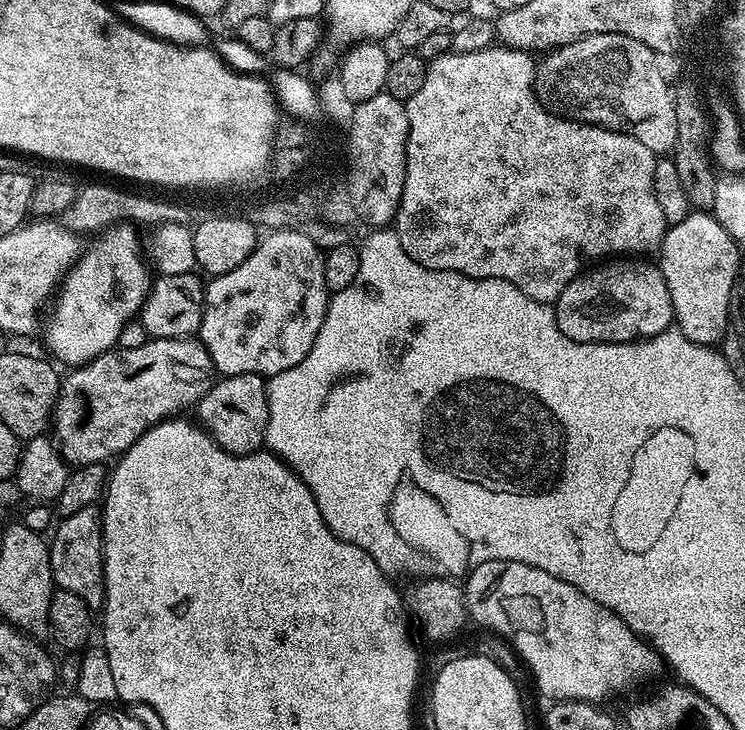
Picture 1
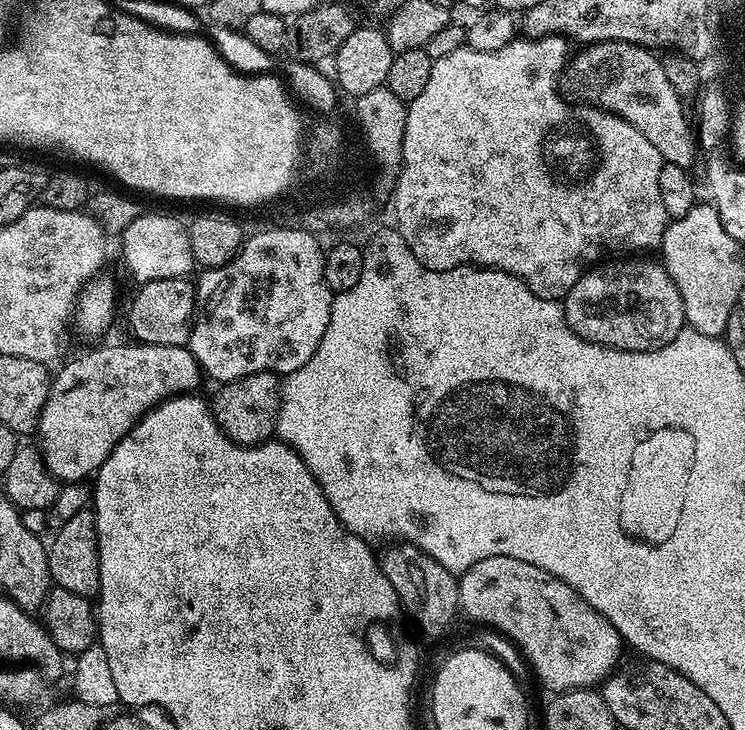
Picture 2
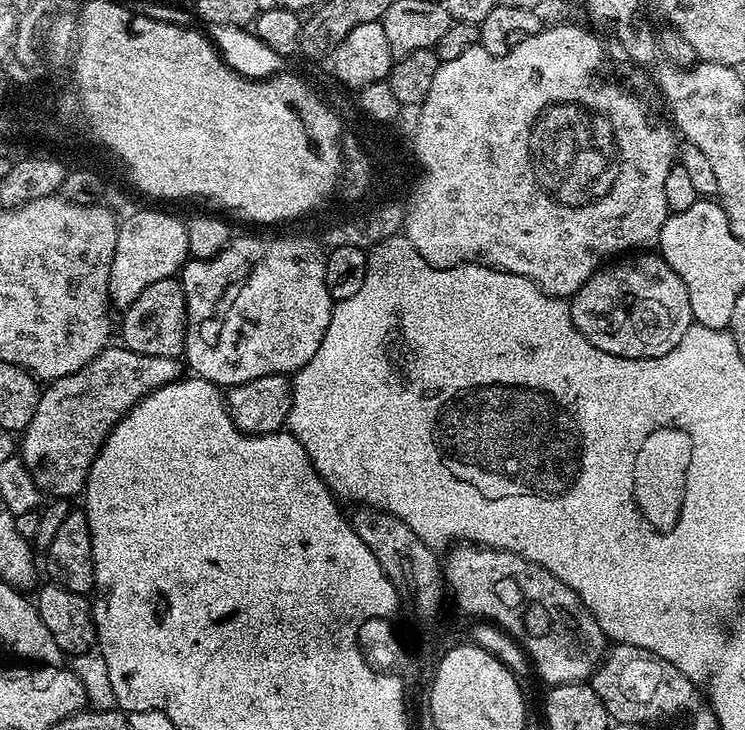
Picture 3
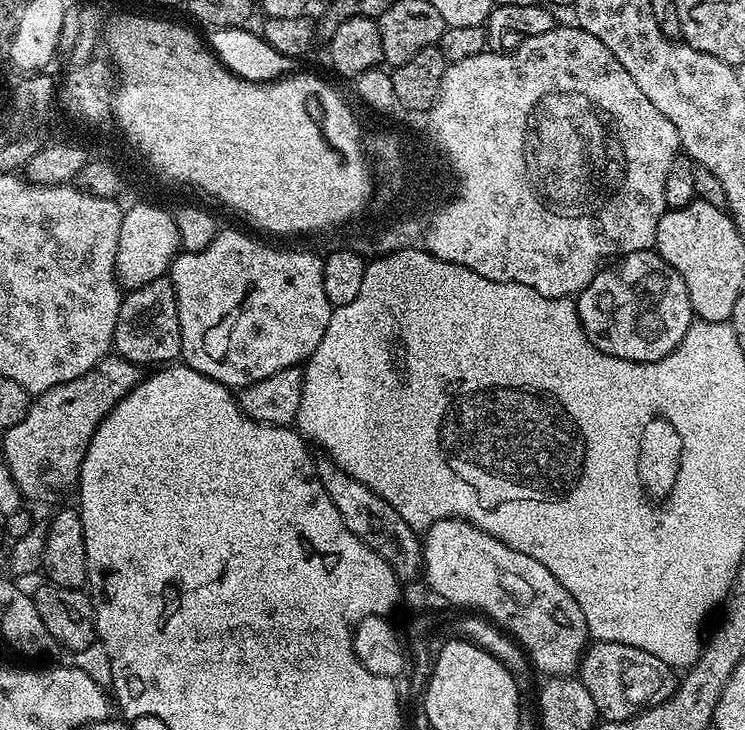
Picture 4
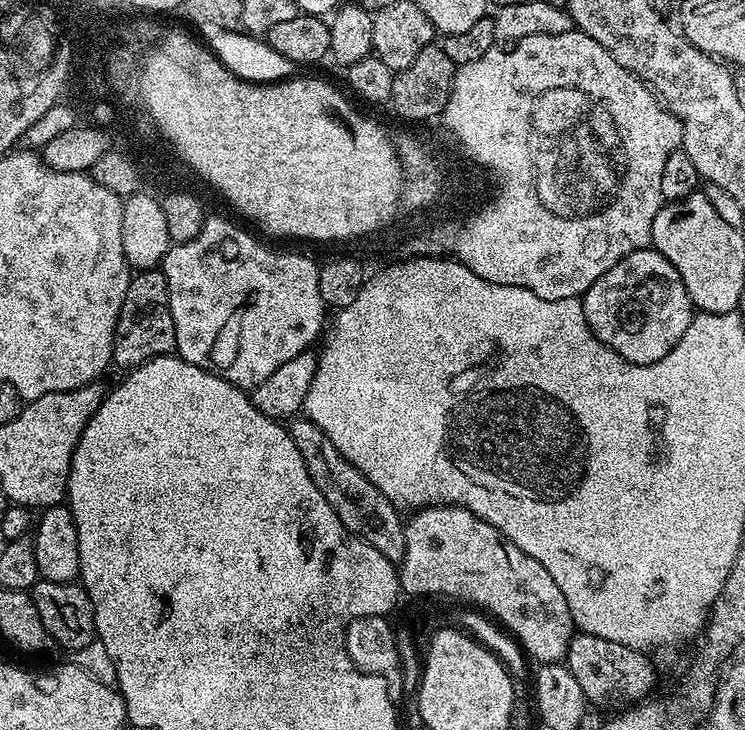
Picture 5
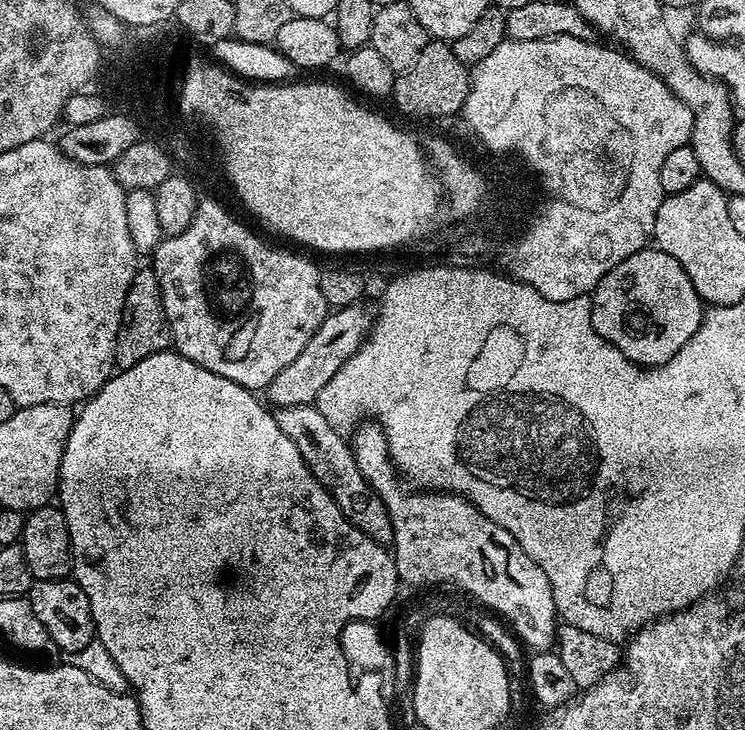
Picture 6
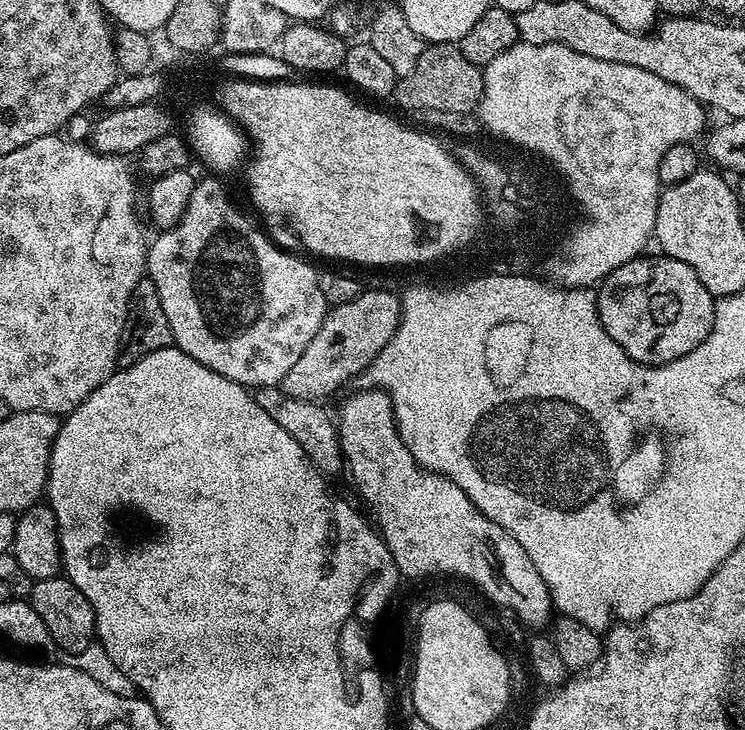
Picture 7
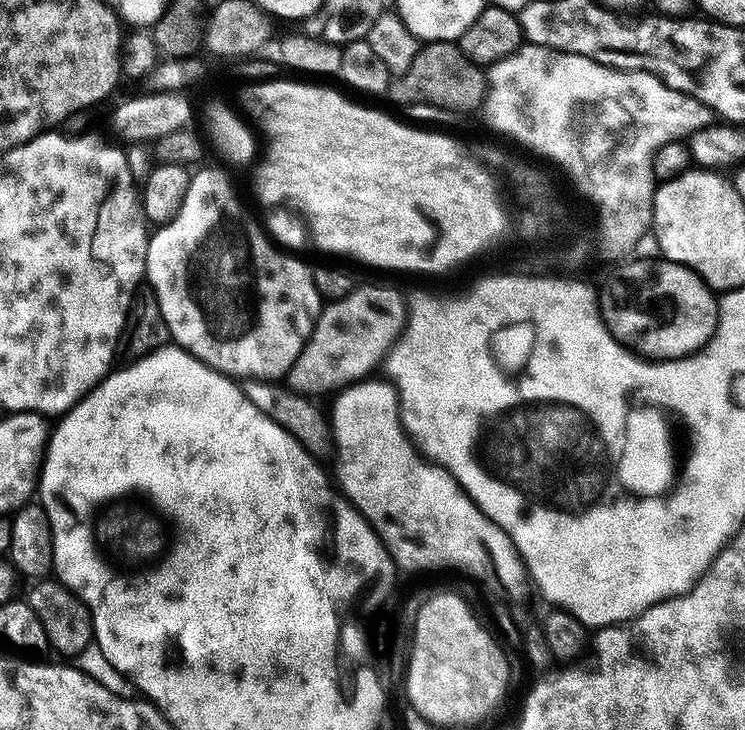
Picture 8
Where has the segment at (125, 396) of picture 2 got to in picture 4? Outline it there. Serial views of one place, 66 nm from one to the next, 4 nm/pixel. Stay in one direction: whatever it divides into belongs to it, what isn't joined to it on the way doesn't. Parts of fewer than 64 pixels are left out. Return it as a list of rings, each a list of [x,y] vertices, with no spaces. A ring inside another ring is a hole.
[[[109,354],[99,360],[82,378],[74,378],[70,382],[62,382],[62,386],[54,386],[50,390],[39,393],[29,403],[26,418],[18,422],[18,426],[7,429],[4,436],[4,456],[2,462],[10,470],[14,482],[18,486],[21,497],[25,501],[41,500],[44,504],[59,505],[68,491],[77,487],[80,478],[82,458],[86,454],[86,446],[90,446],[90,438],[94,438],[94,430],[98,430],[100,421],[116,403],[126,394],[130,394],[133,386],[140,383],[142,372],[137,365],[123,359],[117,354]]]

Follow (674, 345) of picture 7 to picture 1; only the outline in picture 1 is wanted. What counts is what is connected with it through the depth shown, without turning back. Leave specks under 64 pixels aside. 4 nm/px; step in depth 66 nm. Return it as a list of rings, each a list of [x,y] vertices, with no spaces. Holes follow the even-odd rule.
[[[616,258],[589,267],[575,276],[554,302],[558,330],[562,330],[566,338],[583,344],[631,344],[634,340],[648,340],[673,327],[674,317],[666,278],[655,263],[643,264],[640,260],[643,259]]]

